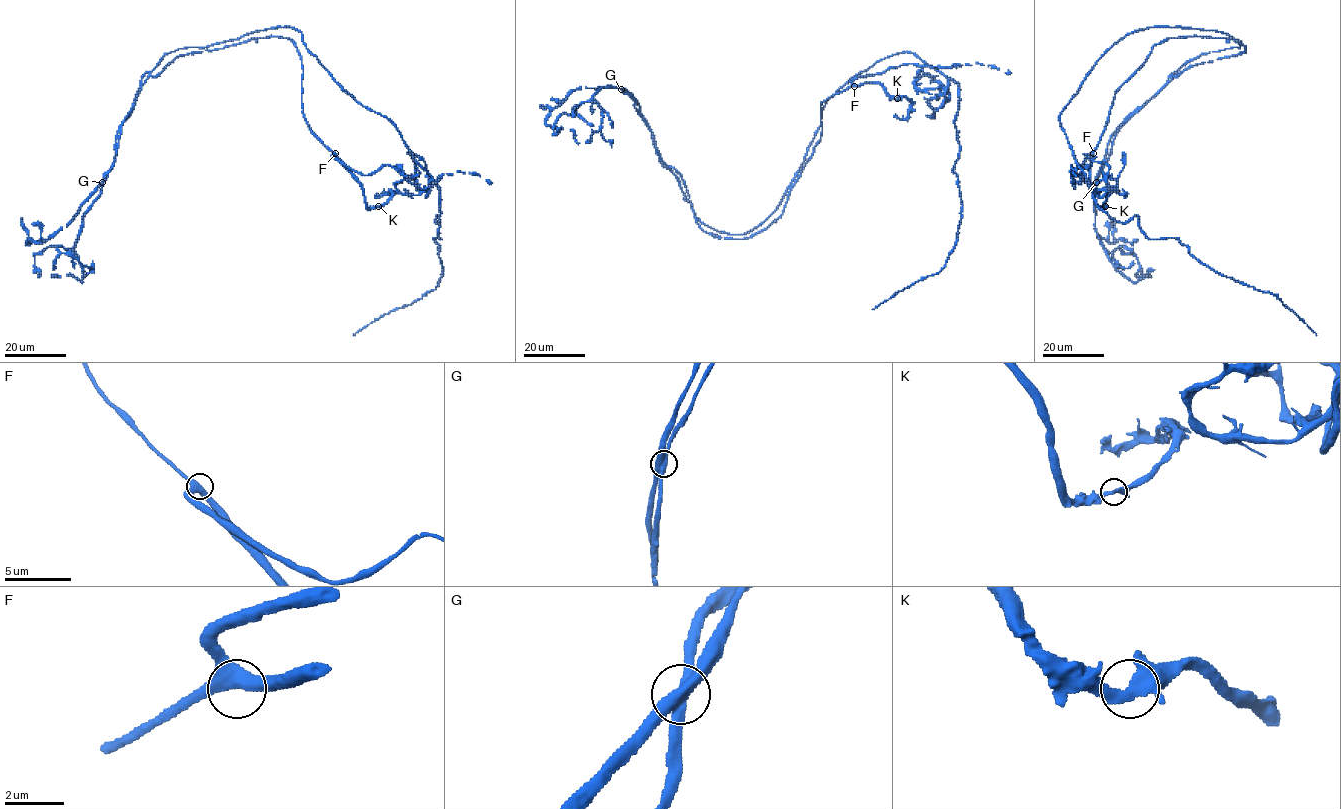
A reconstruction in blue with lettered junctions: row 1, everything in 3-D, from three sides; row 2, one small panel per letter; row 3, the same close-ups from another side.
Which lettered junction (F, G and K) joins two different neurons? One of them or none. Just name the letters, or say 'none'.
G

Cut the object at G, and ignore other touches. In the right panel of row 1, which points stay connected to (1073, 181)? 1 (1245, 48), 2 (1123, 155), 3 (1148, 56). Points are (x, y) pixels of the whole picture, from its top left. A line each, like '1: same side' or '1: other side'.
1: same side
2: other side
3: same side

